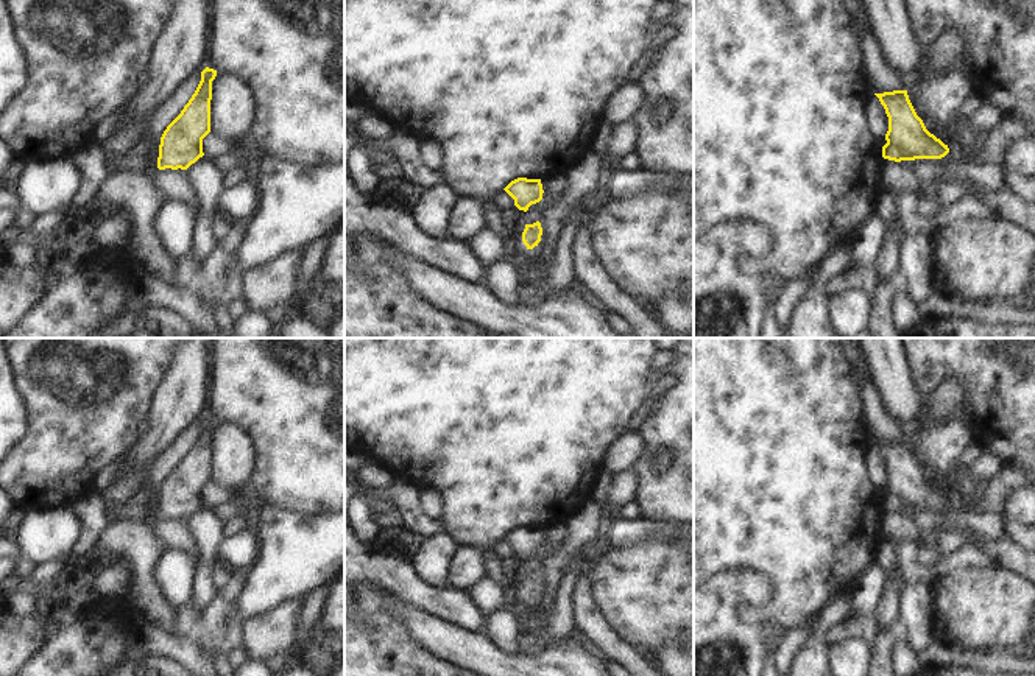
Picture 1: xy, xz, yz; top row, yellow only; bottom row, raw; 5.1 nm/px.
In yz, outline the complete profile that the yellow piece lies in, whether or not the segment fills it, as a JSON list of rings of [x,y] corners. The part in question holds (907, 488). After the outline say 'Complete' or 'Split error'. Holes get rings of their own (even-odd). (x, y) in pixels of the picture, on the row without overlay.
[[[907,439],[874,442],[888,466],[887,492],[882,506],[895,511],[915,508],[941,508],[949,502],[948,494],[931,483],[917,464]]]. Complete

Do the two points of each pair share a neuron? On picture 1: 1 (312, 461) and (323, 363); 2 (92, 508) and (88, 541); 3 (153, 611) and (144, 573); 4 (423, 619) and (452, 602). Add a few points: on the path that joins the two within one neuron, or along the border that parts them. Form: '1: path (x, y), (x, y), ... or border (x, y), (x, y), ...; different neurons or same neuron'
1: path (323, 436), (323, 388); same neuron
2: path (91, 516), (89, 533); same neuron
3: path (151, 602), (147, 597), (144, 583); same neuron
4: border (401, 595), (407, 602), (465, 631); different neurons

